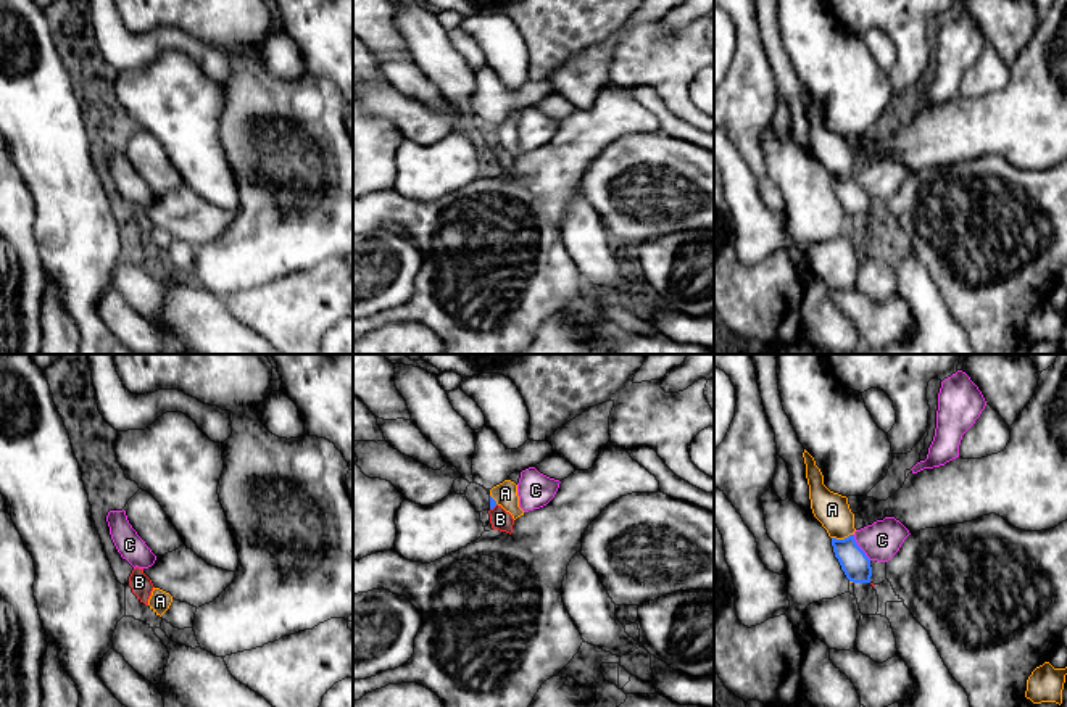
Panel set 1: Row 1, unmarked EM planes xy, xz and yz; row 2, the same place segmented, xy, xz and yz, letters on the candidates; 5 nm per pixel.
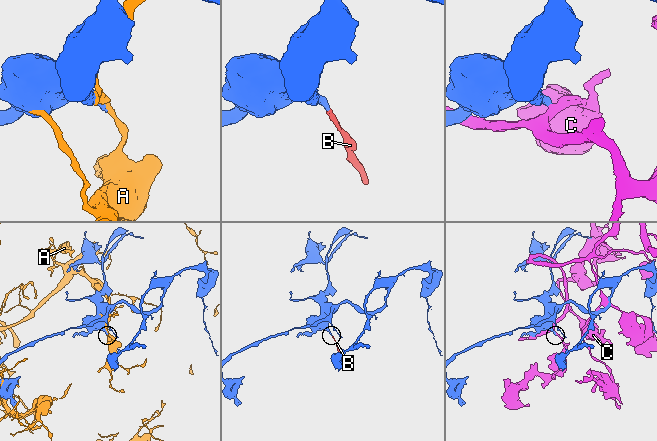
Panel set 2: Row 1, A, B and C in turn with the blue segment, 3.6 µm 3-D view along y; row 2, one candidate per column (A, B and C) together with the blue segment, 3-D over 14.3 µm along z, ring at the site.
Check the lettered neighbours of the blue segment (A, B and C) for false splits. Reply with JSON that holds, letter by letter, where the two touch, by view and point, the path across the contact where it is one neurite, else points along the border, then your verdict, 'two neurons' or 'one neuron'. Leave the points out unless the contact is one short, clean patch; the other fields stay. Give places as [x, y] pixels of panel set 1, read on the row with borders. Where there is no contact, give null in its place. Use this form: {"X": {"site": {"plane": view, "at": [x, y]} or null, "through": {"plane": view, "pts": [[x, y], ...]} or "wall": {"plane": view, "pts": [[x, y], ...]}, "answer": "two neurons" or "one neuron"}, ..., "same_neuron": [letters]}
{"A": {"site": {"plane": "yz", "at": [842, 540]}, "answer": "two neurons"}, "B": {"site": {"plane": "xz", "at": [494, 506]}, "through": {"plane": "xz", "pts": [[492, 501], [494, 506], [500, 519]]}, "answer": "one neuron"}, "C": {"site": {"plane": "yz", "at": [859, 548]}, "answer": "two neurons"}, "same_neuron": ["B"]}

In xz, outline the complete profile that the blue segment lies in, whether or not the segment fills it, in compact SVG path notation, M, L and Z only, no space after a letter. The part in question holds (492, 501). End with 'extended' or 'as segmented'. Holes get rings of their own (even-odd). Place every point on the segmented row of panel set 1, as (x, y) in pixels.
M490 496L490 523L493 530L513 533L514 519Z; extended

